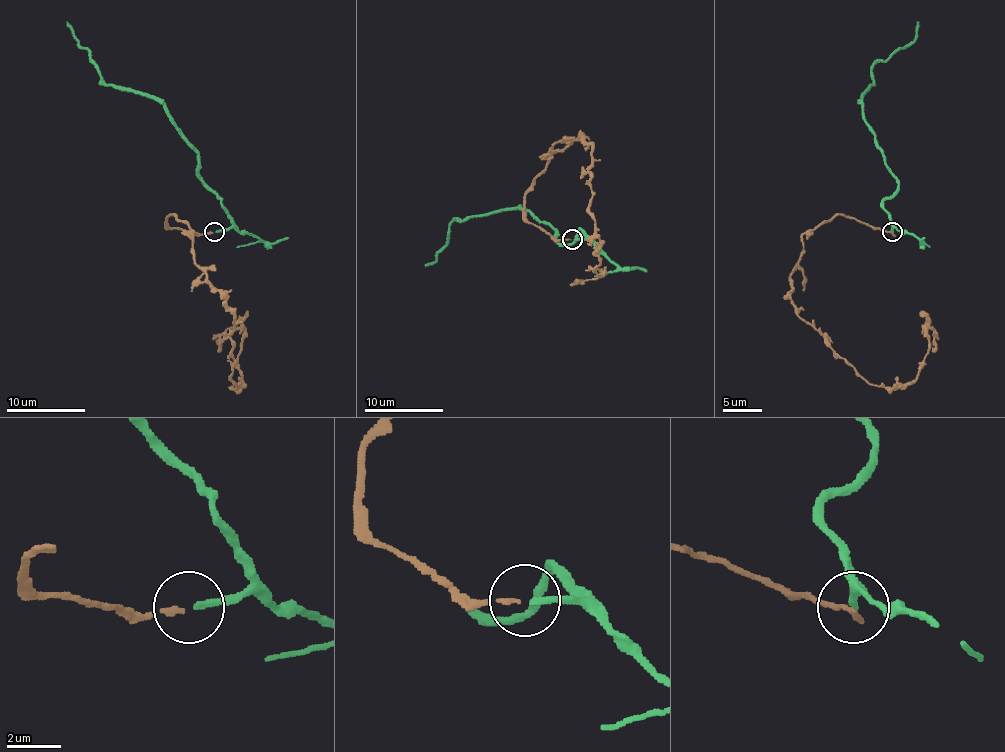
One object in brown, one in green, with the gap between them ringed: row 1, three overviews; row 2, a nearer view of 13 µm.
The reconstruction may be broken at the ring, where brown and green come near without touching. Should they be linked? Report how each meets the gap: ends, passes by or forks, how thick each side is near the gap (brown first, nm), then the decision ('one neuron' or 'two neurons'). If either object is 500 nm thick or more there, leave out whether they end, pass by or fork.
brown ends there; green ends there; 180 nm thick on the brown side, 220 nm on the other; one neuron

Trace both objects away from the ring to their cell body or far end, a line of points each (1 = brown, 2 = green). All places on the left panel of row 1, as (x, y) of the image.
1: (212, 232), (167, 218), (186, 224), (192, 259), (226, 297), (241, 387), (243, 330), (230, 328), (218, 352)
2: (216, 232), (230, 226), (232, 216), (204, 180), (196, 151), (161, 104), (108, 86), (66, 21)

